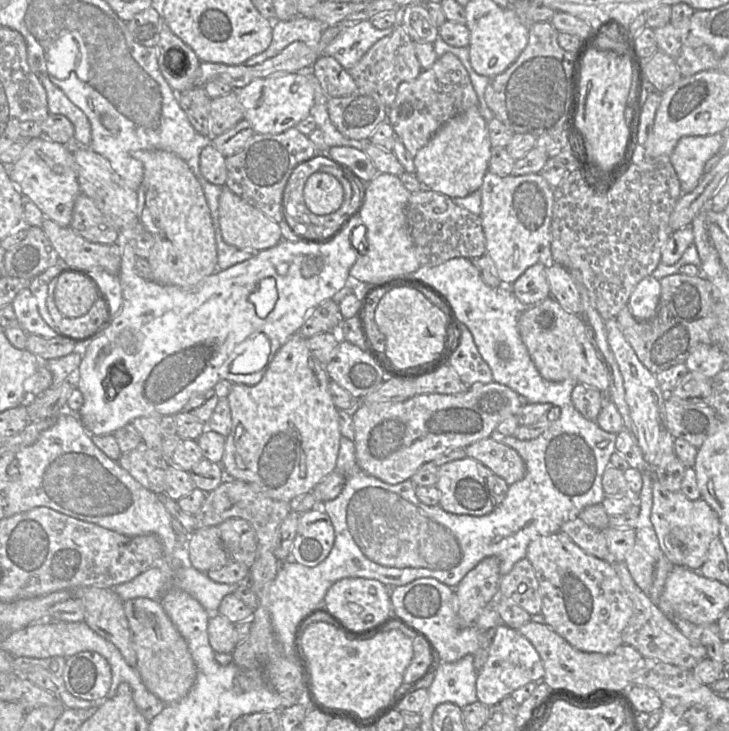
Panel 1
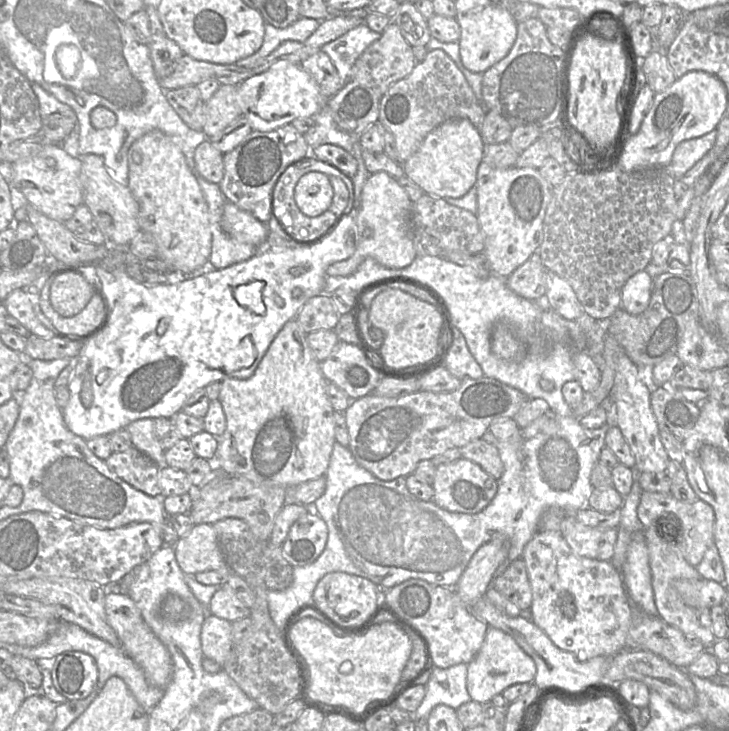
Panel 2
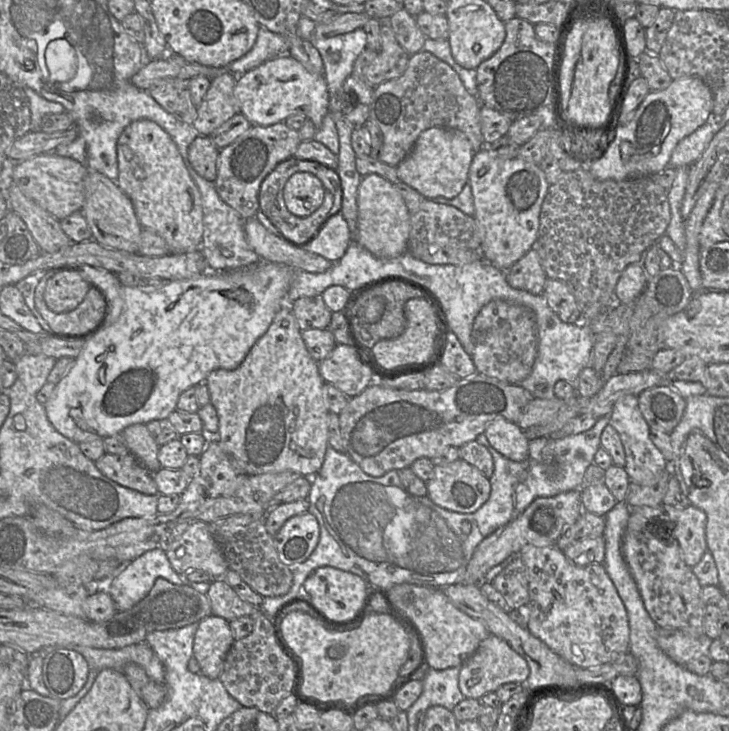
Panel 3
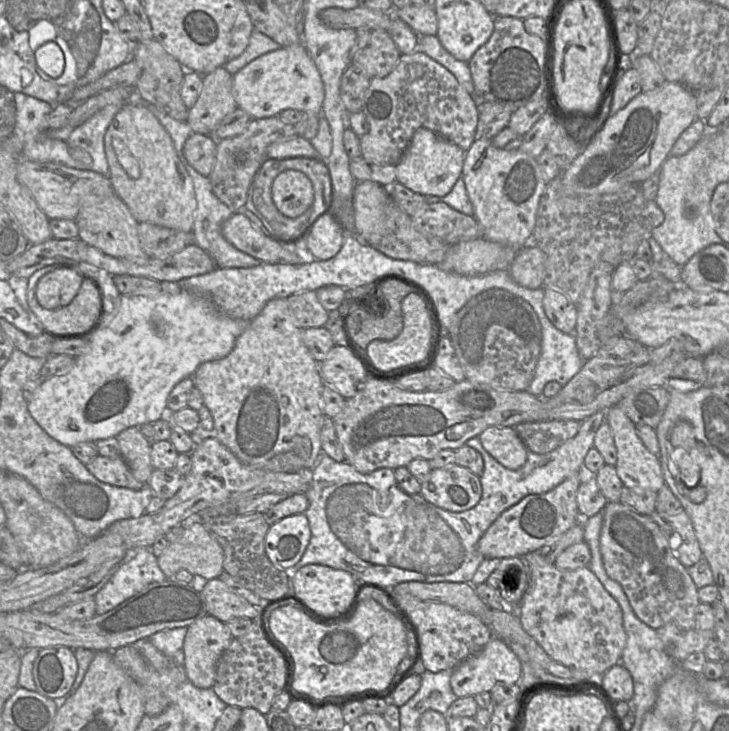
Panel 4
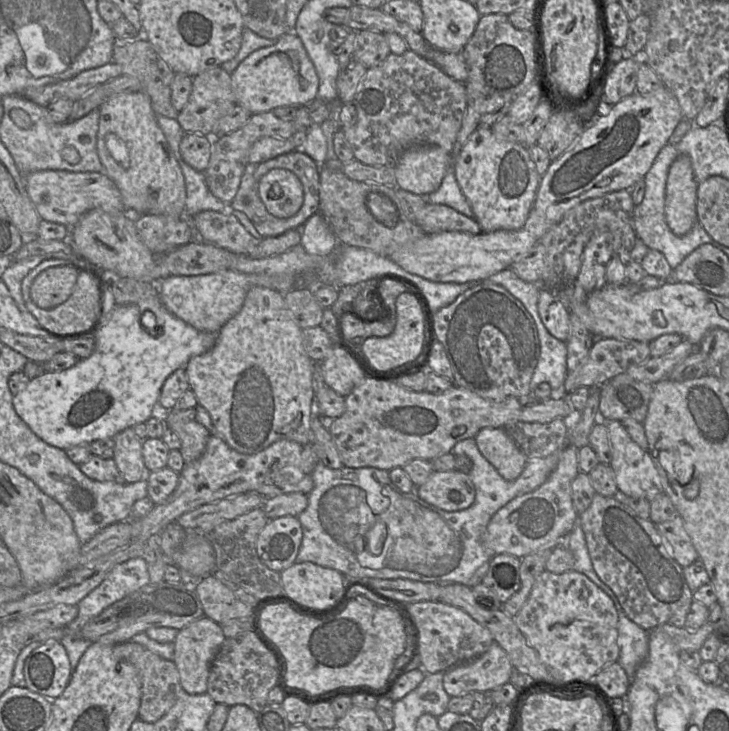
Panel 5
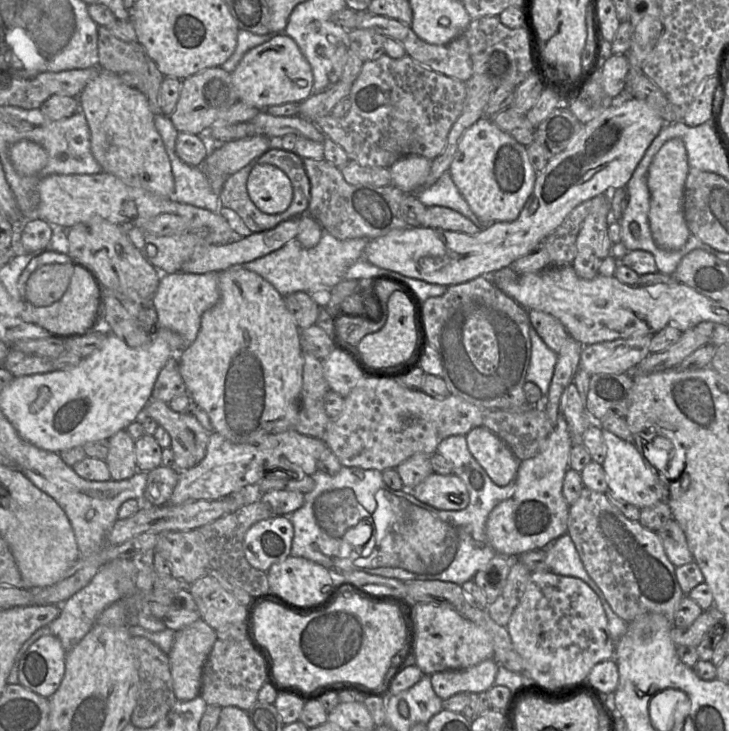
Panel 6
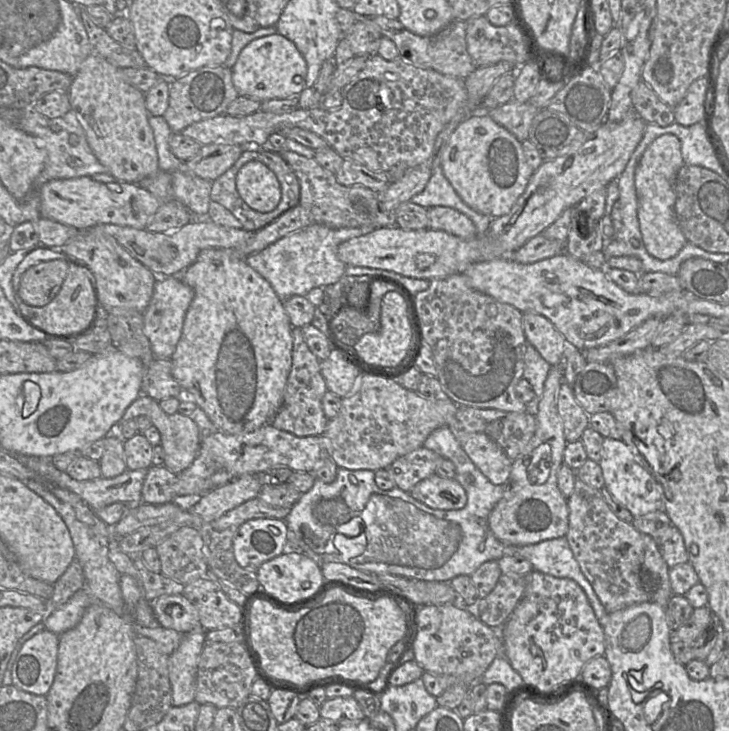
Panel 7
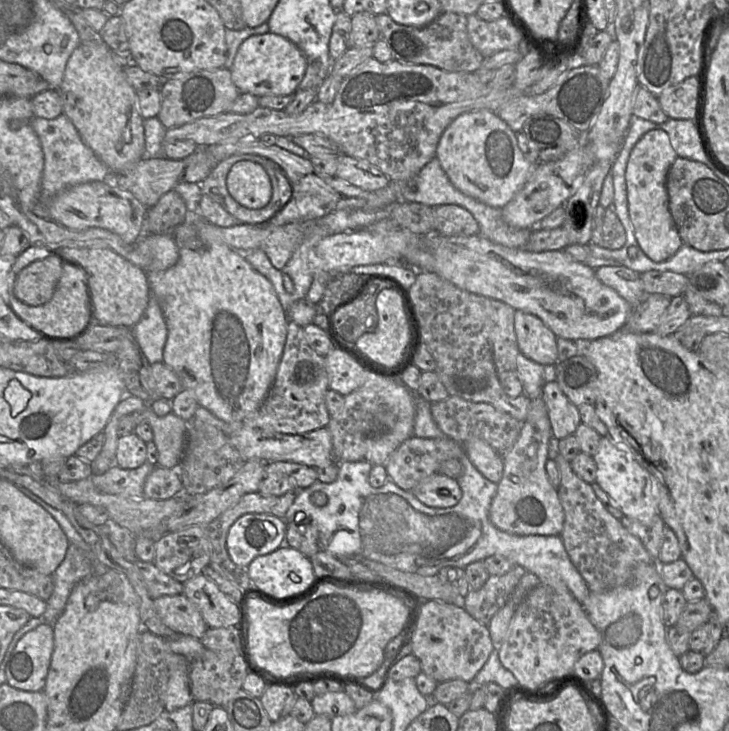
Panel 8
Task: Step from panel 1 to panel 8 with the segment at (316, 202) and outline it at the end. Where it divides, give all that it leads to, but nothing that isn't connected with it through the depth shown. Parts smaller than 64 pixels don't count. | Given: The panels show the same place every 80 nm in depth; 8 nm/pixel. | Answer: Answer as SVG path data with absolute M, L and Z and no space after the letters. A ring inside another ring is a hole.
M243 160L229 170L226 186L230 195L248 209L260 209L271 200L273 187L265 168L257 162Z

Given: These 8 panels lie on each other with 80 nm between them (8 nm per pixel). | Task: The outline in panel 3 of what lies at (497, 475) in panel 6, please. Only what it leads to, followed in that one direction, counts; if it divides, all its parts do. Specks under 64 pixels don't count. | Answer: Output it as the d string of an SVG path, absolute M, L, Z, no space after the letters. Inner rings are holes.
M497 419L487 426L483 434L490 446L509 460L520 462L528 456L530 441L514 422Z

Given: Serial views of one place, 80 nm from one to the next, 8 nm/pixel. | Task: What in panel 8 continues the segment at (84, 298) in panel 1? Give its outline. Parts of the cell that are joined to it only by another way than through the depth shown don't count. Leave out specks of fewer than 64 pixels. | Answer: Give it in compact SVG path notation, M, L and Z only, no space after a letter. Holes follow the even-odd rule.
M54 253L26 266L17 275L14 296L28 306L41 306L52 298L63 263Z

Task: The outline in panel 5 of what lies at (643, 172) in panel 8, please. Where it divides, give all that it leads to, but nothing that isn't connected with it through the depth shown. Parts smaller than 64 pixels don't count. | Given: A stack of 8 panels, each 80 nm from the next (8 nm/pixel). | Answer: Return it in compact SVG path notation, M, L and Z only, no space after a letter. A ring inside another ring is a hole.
M679 155L666 181L665 219L677 236L687 234L697 221L697 187L689 156Z

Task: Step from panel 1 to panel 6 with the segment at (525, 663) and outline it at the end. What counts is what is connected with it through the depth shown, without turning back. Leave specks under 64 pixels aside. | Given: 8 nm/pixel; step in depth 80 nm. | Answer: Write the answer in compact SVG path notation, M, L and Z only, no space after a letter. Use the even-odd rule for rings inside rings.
M490 658L474 666L434 673L430 676L435 693L447 699L459 692L488 691L494 684L499 664Z

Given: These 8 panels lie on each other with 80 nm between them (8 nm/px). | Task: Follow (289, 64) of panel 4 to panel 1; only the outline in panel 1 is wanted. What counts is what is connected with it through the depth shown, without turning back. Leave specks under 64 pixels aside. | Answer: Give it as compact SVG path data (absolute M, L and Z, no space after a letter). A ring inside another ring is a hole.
M288 73L288 74L270 76L267 78L256 79L256 80L251 81L248 85L238 90L233 90L233 91L237 91L236 93L237 93L239 103L243 109L244 119L246 119L250 123L254 132L258 134L280 134L289 128L296 127L296 125L299 122L301 122L302 120L304 120L306 117L310 115L310 110L313 106L313 101L314 101L314 90L308 78L302 73Z

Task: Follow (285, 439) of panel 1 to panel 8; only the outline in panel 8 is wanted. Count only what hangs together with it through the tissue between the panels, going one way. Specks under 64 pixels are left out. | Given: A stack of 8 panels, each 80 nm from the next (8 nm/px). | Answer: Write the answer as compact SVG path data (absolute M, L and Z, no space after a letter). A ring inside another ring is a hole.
M199 213L189 215L186 221L171 231L170 234L174 237L179 250L179 258L172 267L161 271L146 272L151 296L155 297L160 305L168 330L162 362L174 371L179 377L183 389L192 393L199 406L206 408L227 423L240 423L261 406L273 385L286 342L289 319L271 282L250 265L244 252L231 248L221 240L207 240L198 236L195 223L199 220L205 220L199 217Z

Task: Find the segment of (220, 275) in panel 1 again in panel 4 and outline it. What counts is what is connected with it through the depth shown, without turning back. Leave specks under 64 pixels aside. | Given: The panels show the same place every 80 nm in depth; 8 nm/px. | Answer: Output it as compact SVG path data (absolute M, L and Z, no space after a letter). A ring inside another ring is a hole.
M329 213L321 215L311 227L304 248L314 260L328 260L341 249L345 232L338 221ZM77 264L79 270L89 278L97 281L104 293L104 318L99 328L88 339L86 351L75 358L73 365L66 371L53 375L41 382L28 400L28 411L34 420L55 440L63 445L72 447L84 441L98 441L110 437L116 437L123 430L130 427L139 427L145 423L154 423L167 413L167 398L173 387L186 377L192 377L195 370L204 362L224 358L234 348L237 338L248 325L247 320L232 318L218 310L204 297L190 291L166 291L162 290L157 295L128 296L119 293L114 283L113 276L107 271L89 264Z

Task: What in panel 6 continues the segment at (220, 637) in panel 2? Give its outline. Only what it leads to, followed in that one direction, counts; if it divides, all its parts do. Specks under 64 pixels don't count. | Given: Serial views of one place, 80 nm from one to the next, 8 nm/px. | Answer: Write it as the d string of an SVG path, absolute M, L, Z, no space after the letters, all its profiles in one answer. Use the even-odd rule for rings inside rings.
M201 618L176 631L174 643L168 655L176 700L189 701L200 695L203 666L217 639L216 630Z

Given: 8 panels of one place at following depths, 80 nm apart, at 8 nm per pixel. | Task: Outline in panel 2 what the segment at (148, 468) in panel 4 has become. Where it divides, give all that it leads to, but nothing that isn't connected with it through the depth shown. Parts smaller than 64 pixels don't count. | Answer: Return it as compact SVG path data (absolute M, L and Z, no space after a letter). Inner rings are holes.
M142 418L131 422L126 429L132 446L153 460L159 467L165 466L164 450L154 432L154 418Z

